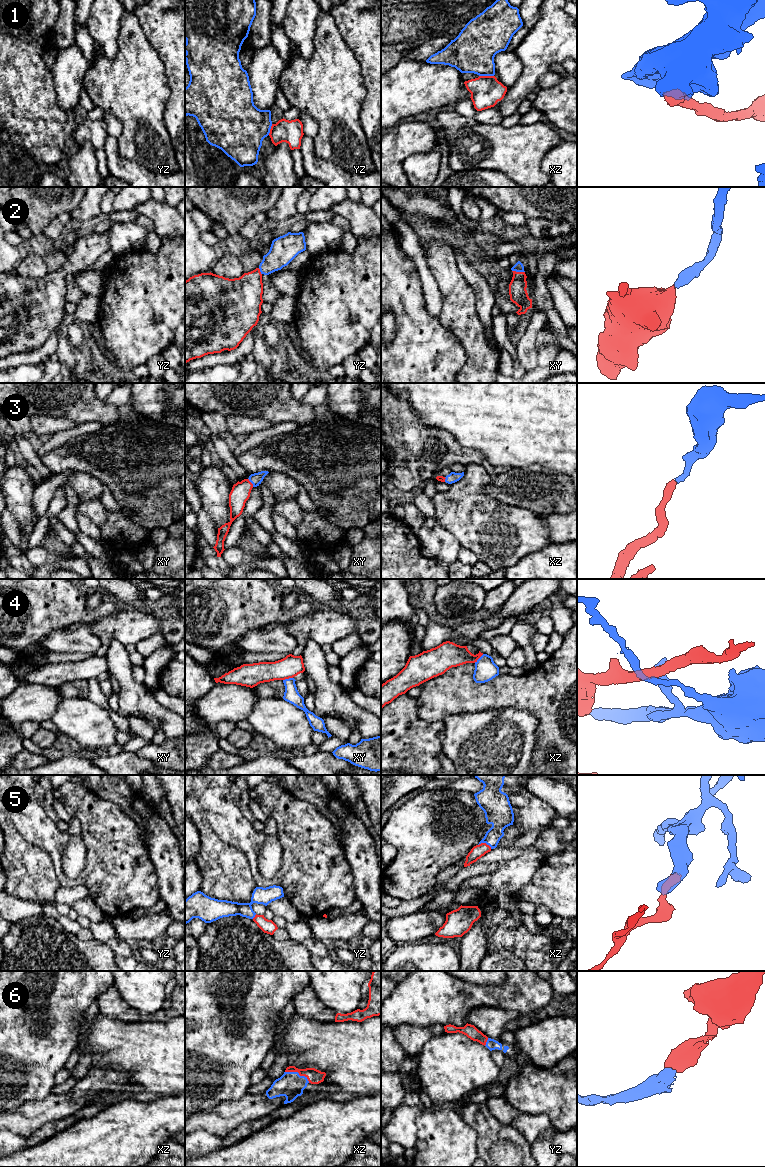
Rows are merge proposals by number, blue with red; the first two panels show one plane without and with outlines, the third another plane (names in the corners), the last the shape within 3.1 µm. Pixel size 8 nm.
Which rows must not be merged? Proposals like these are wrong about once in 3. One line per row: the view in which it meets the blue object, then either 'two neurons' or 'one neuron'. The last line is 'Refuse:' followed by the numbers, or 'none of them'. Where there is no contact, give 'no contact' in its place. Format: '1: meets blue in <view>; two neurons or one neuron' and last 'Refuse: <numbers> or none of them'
1: meets blue in xz; two neurons
2: meets blue in xy; one neuron
3: meets blue in xy; one neuron
4: meets blue in xy; two neurons
5: meets blue in xz; one neuron
6: meets blue in xz; one neuron
Refuse: 1, 4

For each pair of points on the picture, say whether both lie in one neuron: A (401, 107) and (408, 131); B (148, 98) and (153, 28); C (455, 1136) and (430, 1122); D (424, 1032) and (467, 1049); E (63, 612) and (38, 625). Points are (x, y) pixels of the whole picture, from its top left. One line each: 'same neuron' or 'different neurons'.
A: different neurons
B: different neurons
C: same neuron
D: different neurons
E: same neuron

